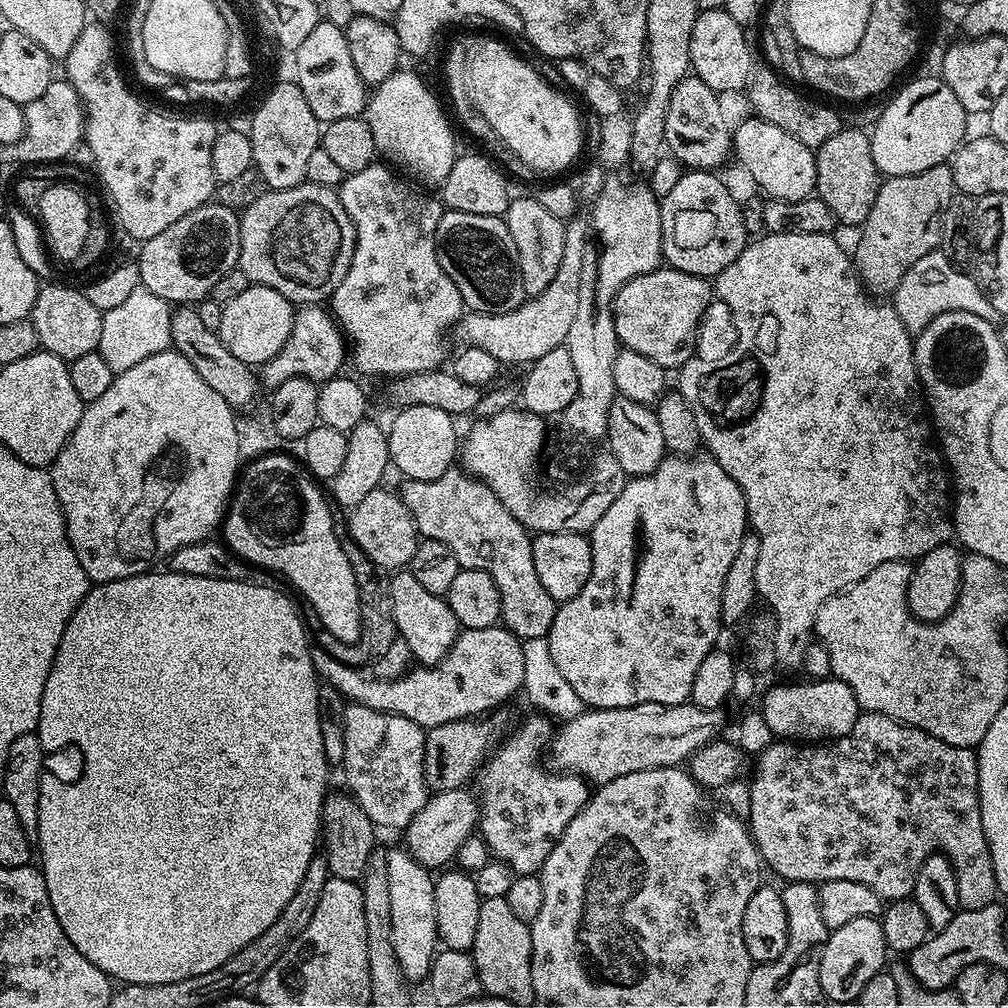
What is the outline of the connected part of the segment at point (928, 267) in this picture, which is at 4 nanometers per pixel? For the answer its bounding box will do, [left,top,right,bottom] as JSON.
[894,250,998,334]

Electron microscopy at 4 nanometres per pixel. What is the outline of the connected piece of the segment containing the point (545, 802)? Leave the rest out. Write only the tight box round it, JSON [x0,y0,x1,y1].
[474,714,590,876]

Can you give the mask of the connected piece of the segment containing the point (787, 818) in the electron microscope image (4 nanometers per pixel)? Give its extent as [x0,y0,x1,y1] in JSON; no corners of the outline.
[746,711,998,910]

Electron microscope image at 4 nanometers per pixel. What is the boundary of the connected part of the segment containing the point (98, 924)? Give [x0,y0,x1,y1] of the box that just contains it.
[35,570,330,984]

